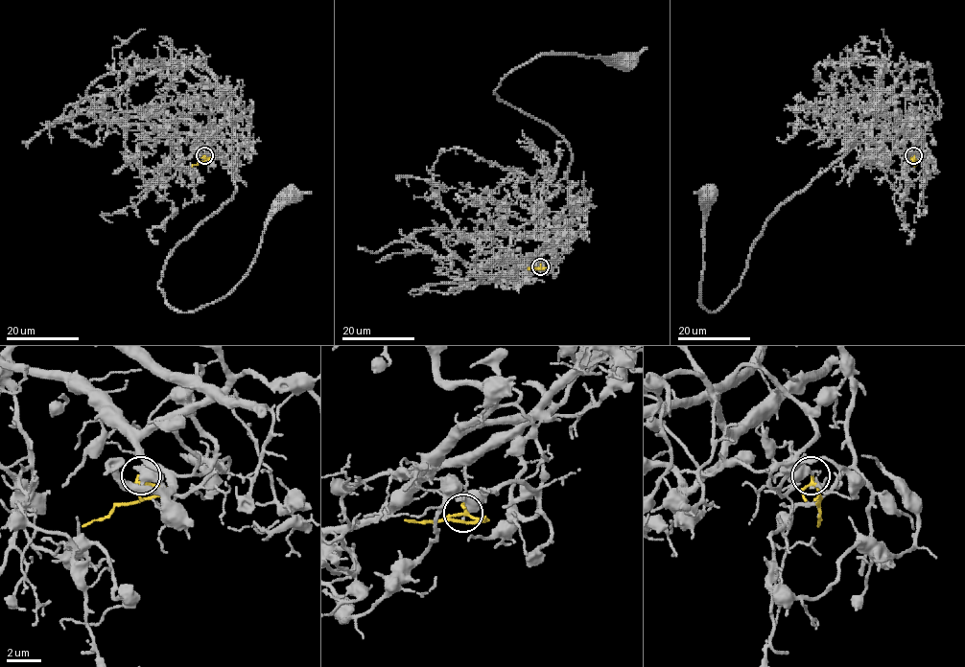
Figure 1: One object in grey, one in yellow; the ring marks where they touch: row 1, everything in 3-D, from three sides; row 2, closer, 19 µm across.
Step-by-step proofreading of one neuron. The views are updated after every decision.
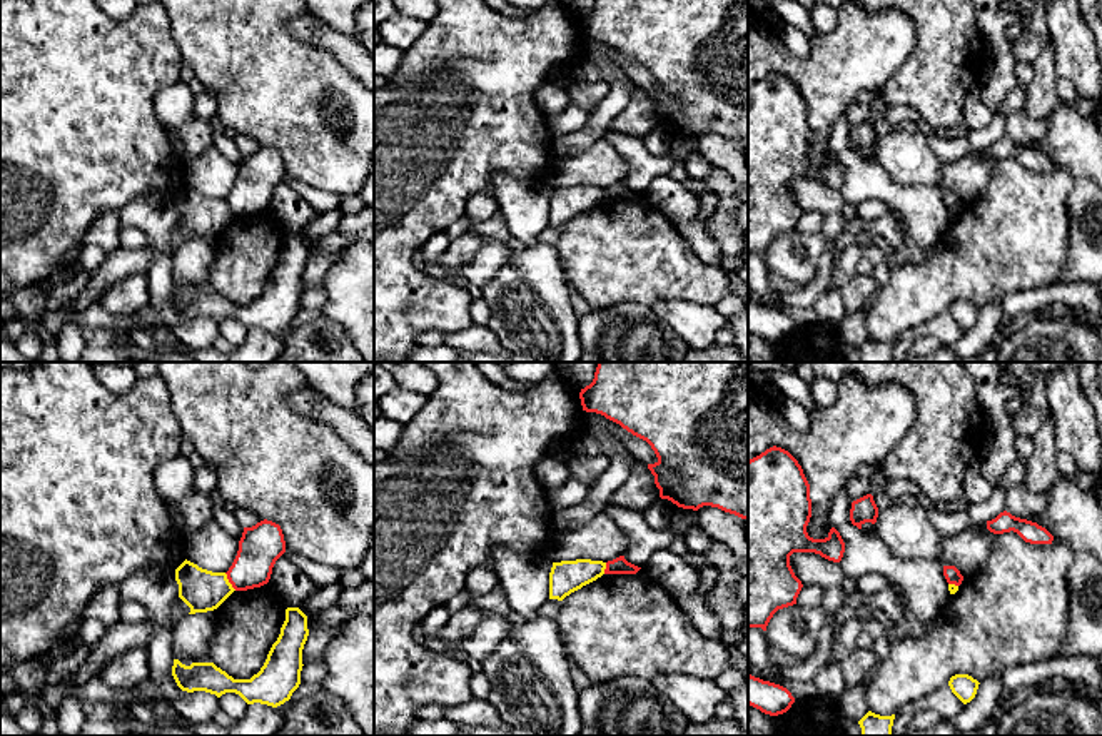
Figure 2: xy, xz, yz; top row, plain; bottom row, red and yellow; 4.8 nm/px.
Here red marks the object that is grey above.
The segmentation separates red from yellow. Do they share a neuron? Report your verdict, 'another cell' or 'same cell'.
another cell

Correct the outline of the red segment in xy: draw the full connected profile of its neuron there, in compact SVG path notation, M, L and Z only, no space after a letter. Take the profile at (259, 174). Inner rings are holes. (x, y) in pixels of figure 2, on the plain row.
M264 145L252 154L244 154L237 182L225 199L229 209L235 217L267 210L276 187L284 179L286 167L279 150Z

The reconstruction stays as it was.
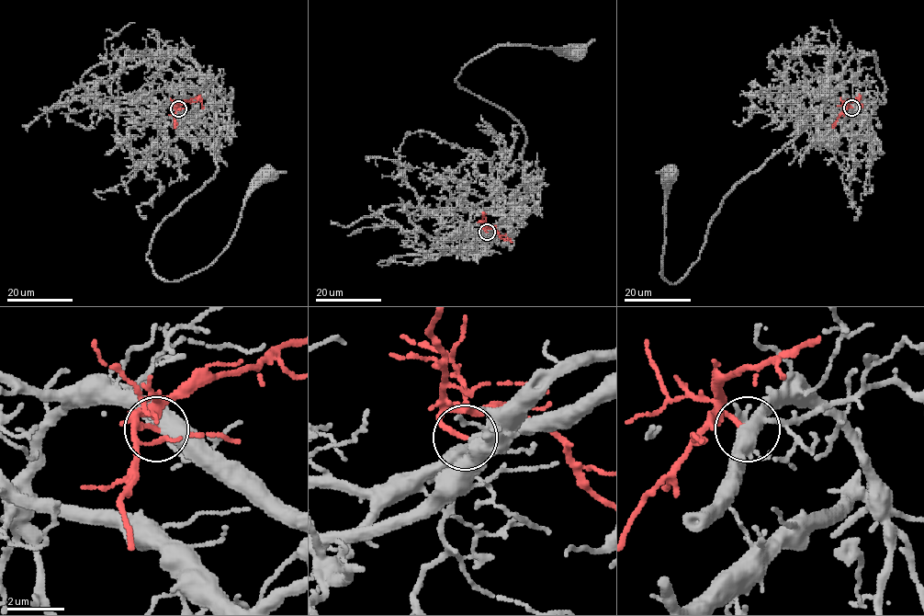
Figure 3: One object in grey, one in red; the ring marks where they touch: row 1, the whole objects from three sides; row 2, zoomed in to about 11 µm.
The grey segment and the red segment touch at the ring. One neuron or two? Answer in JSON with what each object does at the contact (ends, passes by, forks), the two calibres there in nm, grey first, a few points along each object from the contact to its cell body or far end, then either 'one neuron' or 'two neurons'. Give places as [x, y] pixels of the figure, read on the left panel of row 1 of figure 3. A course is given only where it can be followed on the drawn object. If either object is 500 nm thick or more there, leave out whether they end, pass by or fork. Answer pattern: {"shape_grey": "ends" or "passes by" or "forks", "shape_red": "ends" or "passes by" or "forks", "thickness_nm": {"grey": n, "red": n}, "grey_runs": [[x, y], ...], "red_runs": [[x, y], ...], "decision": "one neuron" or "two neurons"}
{"shape_grey": "forks", "shape_red": "ends", "thickness_nm": {"grey": 420, "red": 170}, "grey_runs": [[178, 108], [218, 122], [217, 171], [154, 233], [146, 257], [159, 277], [178, 281], [208, 267], [264, 176]], "red_runs": [[177, 108], [176, 106], [199, 98], [203, 108]], "decision": "one neuron"}

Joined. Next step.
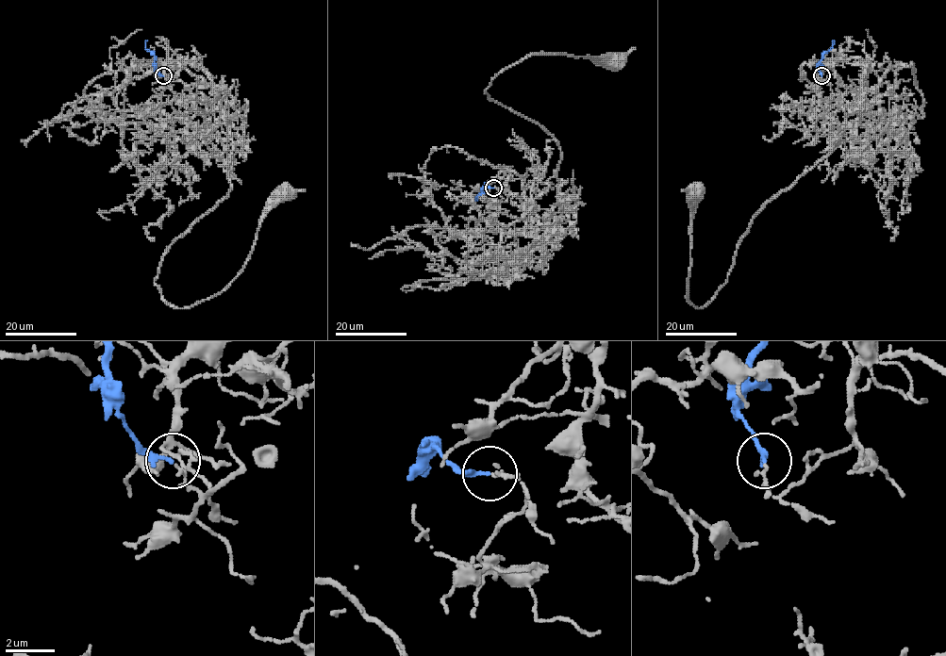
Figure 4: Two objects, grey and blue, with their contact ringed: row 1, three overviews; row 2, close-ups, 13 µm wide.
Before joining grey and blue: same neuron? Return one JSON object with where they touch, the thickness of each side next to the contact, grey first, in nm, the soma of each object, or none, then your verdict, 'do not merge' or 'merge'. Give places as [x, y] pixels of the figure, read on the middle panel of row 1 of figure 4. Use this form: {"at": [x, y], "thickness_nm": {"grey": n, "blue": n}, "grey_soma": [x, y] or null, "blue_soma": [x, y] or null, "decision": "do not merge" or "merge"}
{"at": [493, 188], "thickness_nm": {"grey": 120, "blue": 180}, "grey_soma": [615, 61], "blue_soma": null, "decision": "merge"}

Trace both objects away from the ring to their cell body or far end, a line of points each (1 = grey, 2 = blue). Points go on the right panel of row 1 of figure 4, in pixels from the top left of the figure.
1: (822, 76), (852, 41), (863, 45), (855, 130), (755, 216), (702, 308), (688, 299), (693, 194)
2: (822, 75), (819, 64), (834, 40)

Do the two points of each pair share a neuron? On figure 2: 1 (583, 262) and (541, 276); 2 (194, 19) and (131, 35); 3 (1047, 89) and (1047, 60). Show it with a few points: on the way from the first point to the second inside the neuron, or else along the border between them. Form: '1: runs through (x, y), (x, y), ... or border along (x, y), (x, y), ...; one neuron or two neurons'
1: border along (553, 246), (560, 267), (571, 287); two neurons
2: border along (167, 17), (172, 27), (172, 40), (184, 60); two neurons
3: runs through (1047, 82), (1047, 67); one neuron

